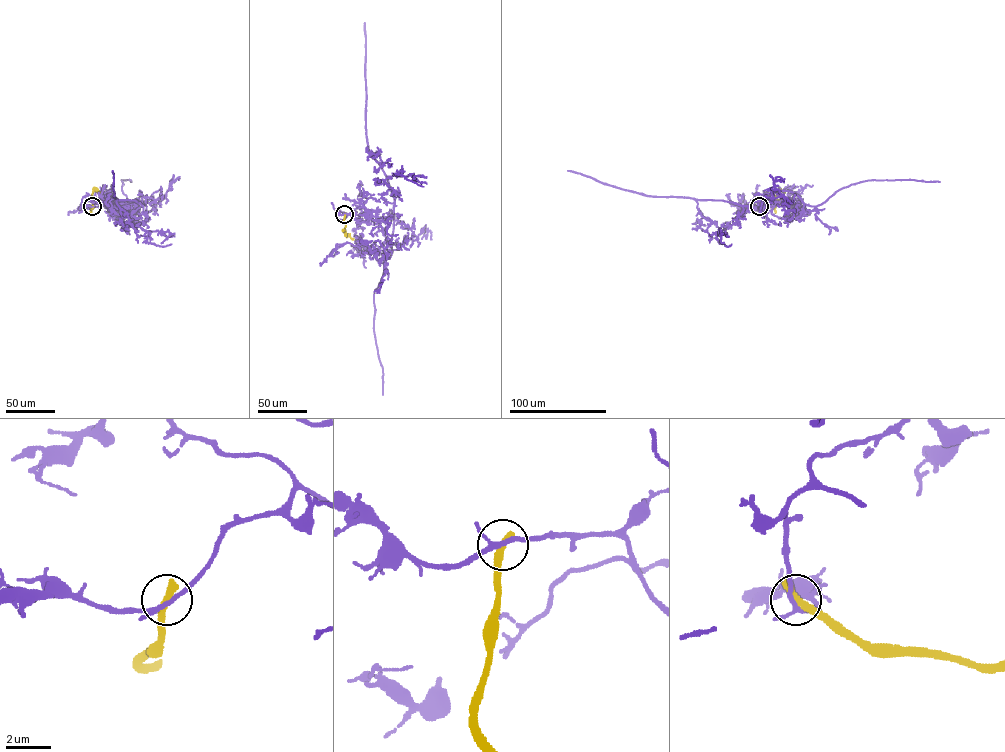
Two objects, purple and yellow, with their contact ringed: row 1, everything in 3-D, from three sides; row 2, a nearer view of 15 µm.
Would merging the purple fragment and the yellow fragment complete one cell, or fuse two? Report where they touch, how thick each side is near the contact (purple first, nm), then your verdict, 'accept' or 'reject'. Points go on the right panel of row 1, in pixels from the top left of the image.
place (759, 206); calibres 170 and 400 nm; reject

